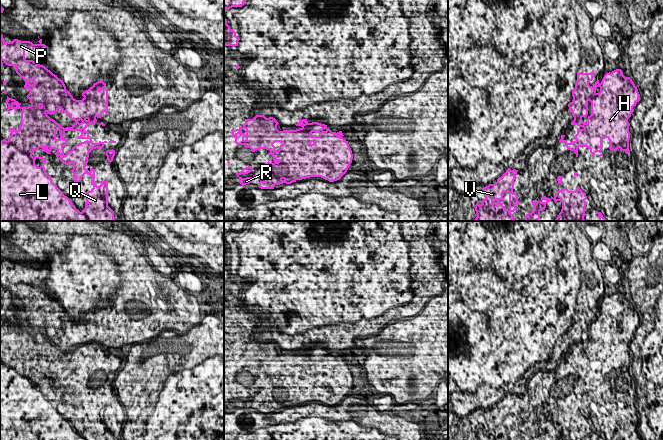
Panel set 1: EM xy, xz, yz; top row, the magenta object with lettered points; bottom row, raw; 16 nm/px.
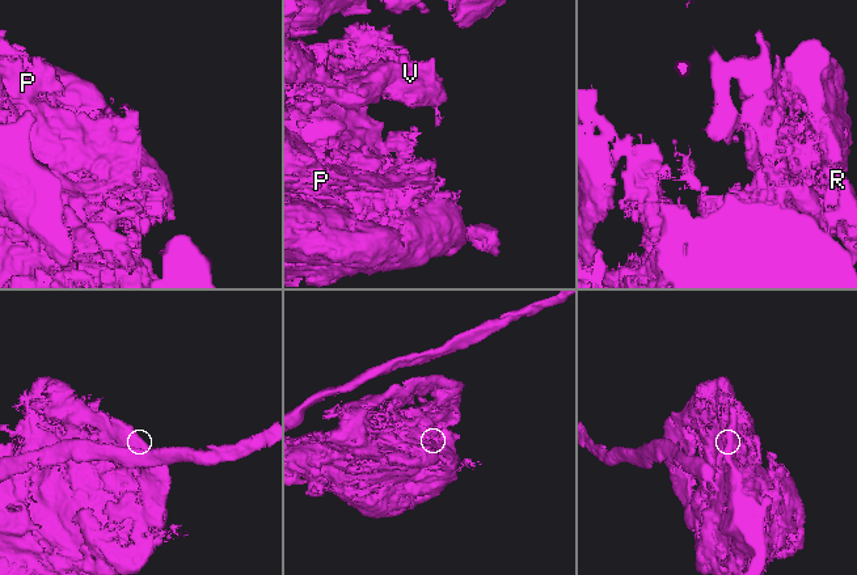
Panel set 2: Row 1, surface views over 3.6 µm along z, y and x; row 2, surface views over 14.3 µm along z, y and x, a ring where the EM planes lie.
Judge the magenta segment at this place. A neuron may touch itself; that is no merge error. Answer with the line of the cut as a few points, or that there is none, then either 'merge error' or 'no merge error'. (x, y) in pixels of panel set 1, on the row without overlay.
cut xy (3, 363), (31, 379); merge error

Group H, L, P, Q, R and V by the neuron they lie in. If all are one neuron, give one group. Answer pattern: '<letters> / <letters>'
H P R / L Q V

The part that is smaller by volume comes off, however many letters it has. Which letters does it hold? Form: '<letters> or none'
H, P, R

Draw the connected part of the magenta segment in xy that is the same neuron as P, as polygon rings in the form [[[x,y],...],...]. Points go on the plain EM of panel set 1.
[[[0,257],[0,294],[4,287],[15,291],[16,297],[25,305],[24,312],[30,315],[26,321],[31,328],[21,331],[21,327],[7,320],[8,338],[10,333],[22,333],[21,349],[17,355],[10,352],[11,360],[3,364],[30,380],[41,372],[47,378],[55,373],[55,379],[59,381],[64,379],[63,371],[68,369],[65,356],[74,355],[74,352],[64,352],[48,339],[65,336],[75,347],[88,343],[95,349],[103,336],[108,338],[108,312],[106,307],[98,305],[82,317],[82,324],[74,323],[57,299],[45,290],[25,283],[26,273],[38,279],[47,277],[48,271],[42,263],[38,266],[33,268],[18,263],[5,266]]]

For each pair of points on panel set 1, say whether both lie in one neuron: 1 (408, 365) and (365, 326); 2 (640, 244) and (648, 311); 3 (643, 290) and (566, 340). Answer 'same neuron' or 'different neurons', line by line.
1: different neurons
2: different neurons
3: different neurons

